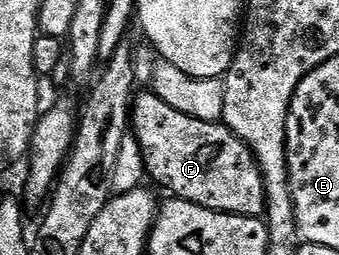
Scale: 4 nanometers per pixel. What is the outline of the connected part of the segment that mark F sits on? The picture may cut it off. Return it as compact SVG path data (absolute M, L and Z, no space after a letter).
M152 90L140 92L131 100L129 128L139 144L146 177L150 181L154 180L159 187L166 188L170 197L198 204L207 210L236 216L264 217L265 183L253 151L224 122L188 116L175 110L175 106L167 106L167 102L163 102L163 98L159 98Z

